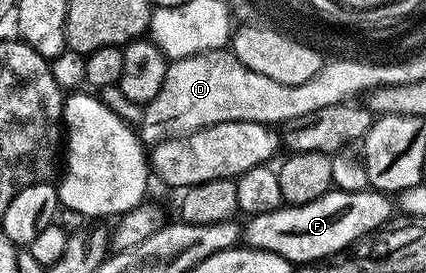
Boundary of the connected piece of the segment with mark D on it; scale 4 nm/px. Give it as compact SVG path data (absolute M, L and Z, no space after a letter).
M227 48L177 58L167 67L161 92L142 107L141 134L148 143L154 144L164 138L178 138L222 122L286 124L297 120L297 116L305 116L305 112L342 102L350 103L356 99L353 97L366 95L367 89L361 86L361 72L359 65L355 65L353 72L352 64L331 60L321 68L321 72L317 72L317 76L313 76L313 80L305 80L305 84L277 84L277 80L261 76L261 72L247 70L245 64L241 64L241 60L237 60L237 56Z

